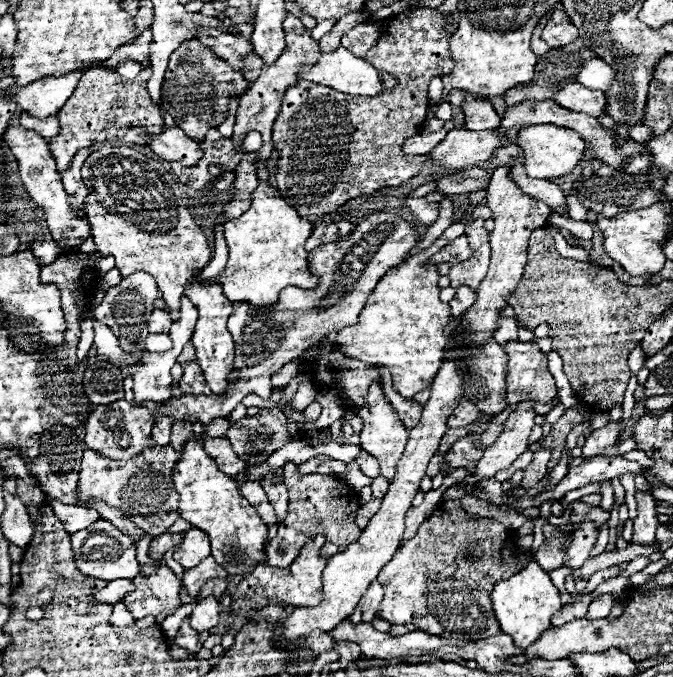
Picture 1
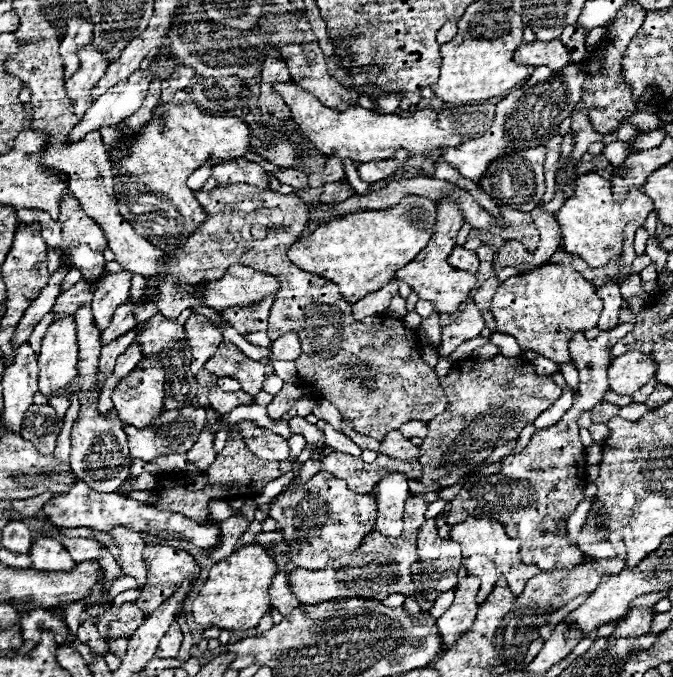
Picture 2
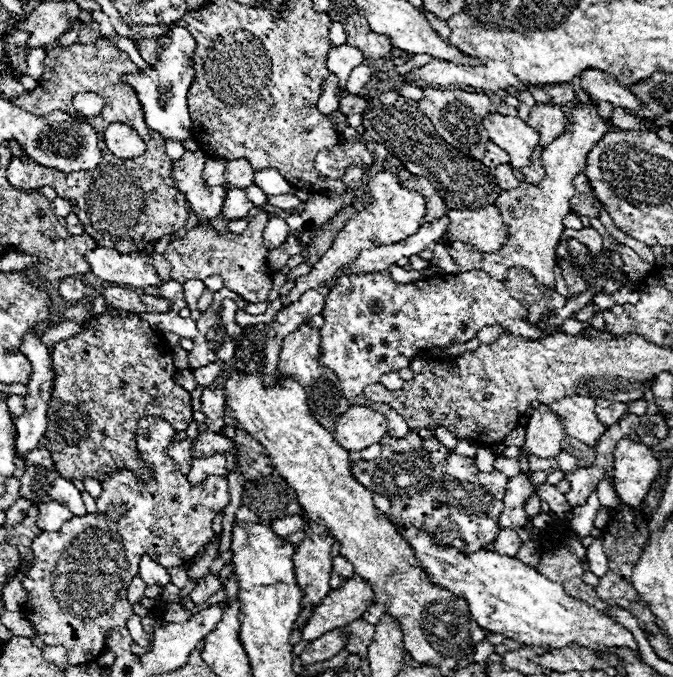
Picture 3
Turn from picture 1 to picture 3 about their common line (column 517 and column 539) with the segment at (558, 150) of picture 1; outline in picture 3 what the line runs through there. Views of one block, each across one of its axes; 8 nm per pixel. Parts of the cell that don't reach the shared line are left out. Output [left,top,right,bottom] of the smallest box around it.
[484,112,540,168]

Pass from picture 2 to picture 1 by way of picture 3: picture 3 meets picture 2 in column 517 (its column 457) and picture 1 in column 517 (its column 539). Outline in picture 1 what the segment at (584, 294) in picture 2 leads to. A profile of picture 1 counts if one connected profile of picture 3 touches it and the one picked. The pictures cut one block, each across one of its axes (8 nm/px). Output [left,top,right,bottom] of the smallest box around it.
[494,316,518,346]

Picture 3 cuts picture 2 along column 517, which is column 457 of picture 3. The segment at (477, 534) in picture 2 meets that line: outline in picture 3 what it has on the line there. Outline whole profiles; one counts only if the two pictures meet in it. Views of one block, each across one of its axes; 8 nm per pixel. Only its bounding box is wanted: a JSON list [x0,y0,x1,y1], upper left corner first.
[396,526,638,650]

